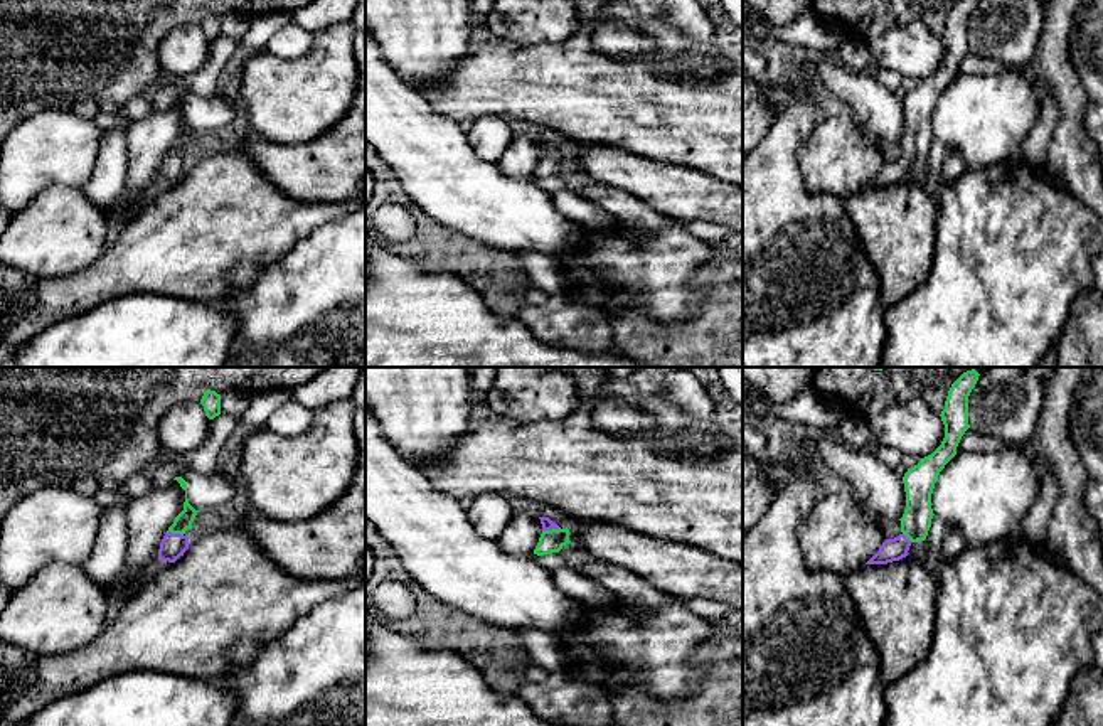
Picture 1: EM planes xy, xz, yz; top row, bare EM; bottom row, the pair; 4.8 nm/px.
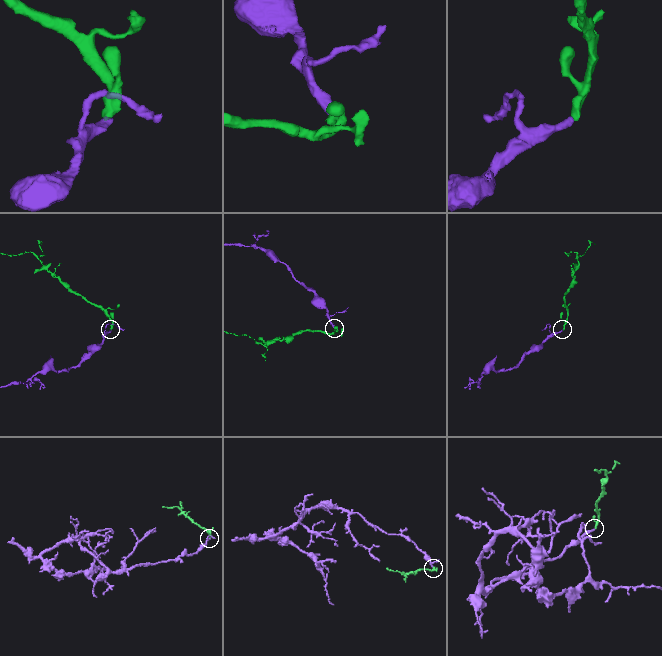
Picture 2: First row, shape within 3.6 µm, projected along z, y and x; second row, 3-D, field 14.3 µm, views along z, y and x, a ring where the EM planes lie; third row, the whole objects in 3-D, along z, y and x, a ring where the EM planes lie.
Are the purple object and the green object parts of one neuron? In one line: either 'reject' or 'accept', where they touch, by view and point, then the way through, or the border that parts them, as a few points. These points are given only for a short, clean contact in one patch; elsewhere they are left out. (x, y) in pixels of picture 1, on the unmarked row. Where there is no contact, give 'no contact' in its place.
accept | xz (551, 150) | across xz (548, 147), (551, 150), (551, 164)

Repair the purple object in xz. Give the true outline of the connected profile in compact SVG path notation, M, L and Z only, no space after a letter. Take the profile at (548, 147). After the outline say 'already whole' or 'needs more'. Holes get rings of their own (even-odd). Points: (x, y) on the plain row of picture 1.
M539 140L542 147L542 157L534 172L534 177L544 179L559 175L566 167L569 167L569 152L561 152L549 140Z; needs more

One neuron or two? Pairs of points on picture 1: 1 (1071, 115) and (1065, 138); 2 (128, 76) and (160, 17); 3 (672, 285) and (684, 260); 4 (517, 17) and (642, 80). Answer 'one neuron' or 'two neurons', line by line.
1: one neuron
2: one neuron
3: one neuron
4: two neurons

